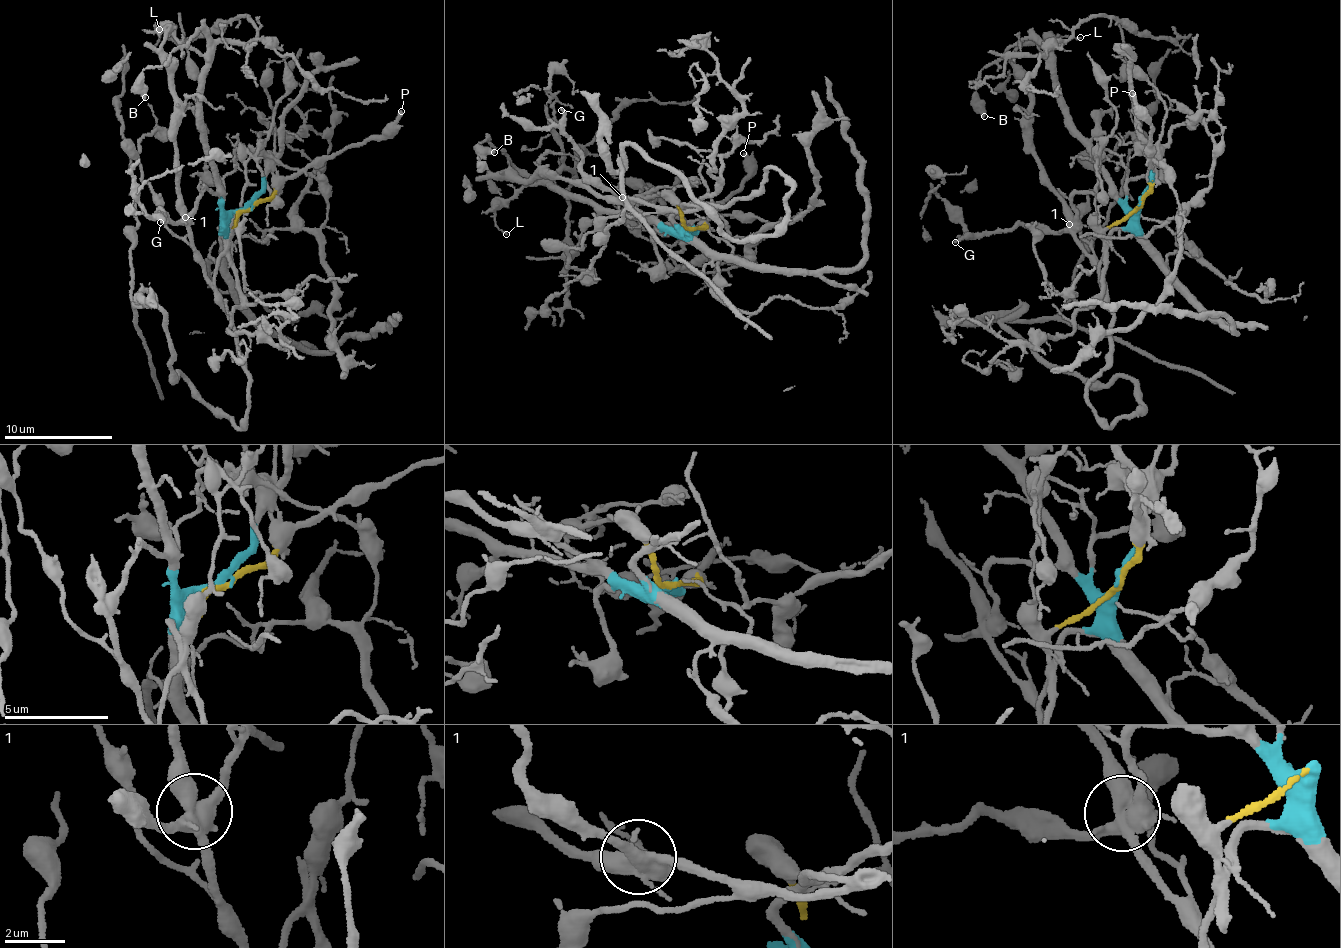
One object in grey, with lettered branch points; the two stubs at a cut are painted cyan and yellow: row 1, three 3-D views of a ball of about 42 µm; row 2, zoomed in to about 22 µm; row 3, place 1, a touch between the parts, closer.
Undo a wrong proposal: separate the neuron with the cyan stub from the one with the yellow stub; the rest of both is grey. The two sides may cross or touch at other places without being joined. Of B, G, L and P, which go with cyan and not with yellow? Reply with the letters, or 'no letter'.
B, G, L

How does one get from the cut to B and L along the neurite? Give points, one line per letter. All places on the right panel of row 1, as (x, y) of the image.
B: (1138, 205), (1131, 210), (1116, 194), (1069, 125), (1052, 57), (1030, 38), (980, 71), (983, 117)
L: (1138, 205), (1131, 210), (1124, 205), (1095, 152), (1069, 125), (1061, 87), (1045, 61), (1053, 39), (1080, 37)

